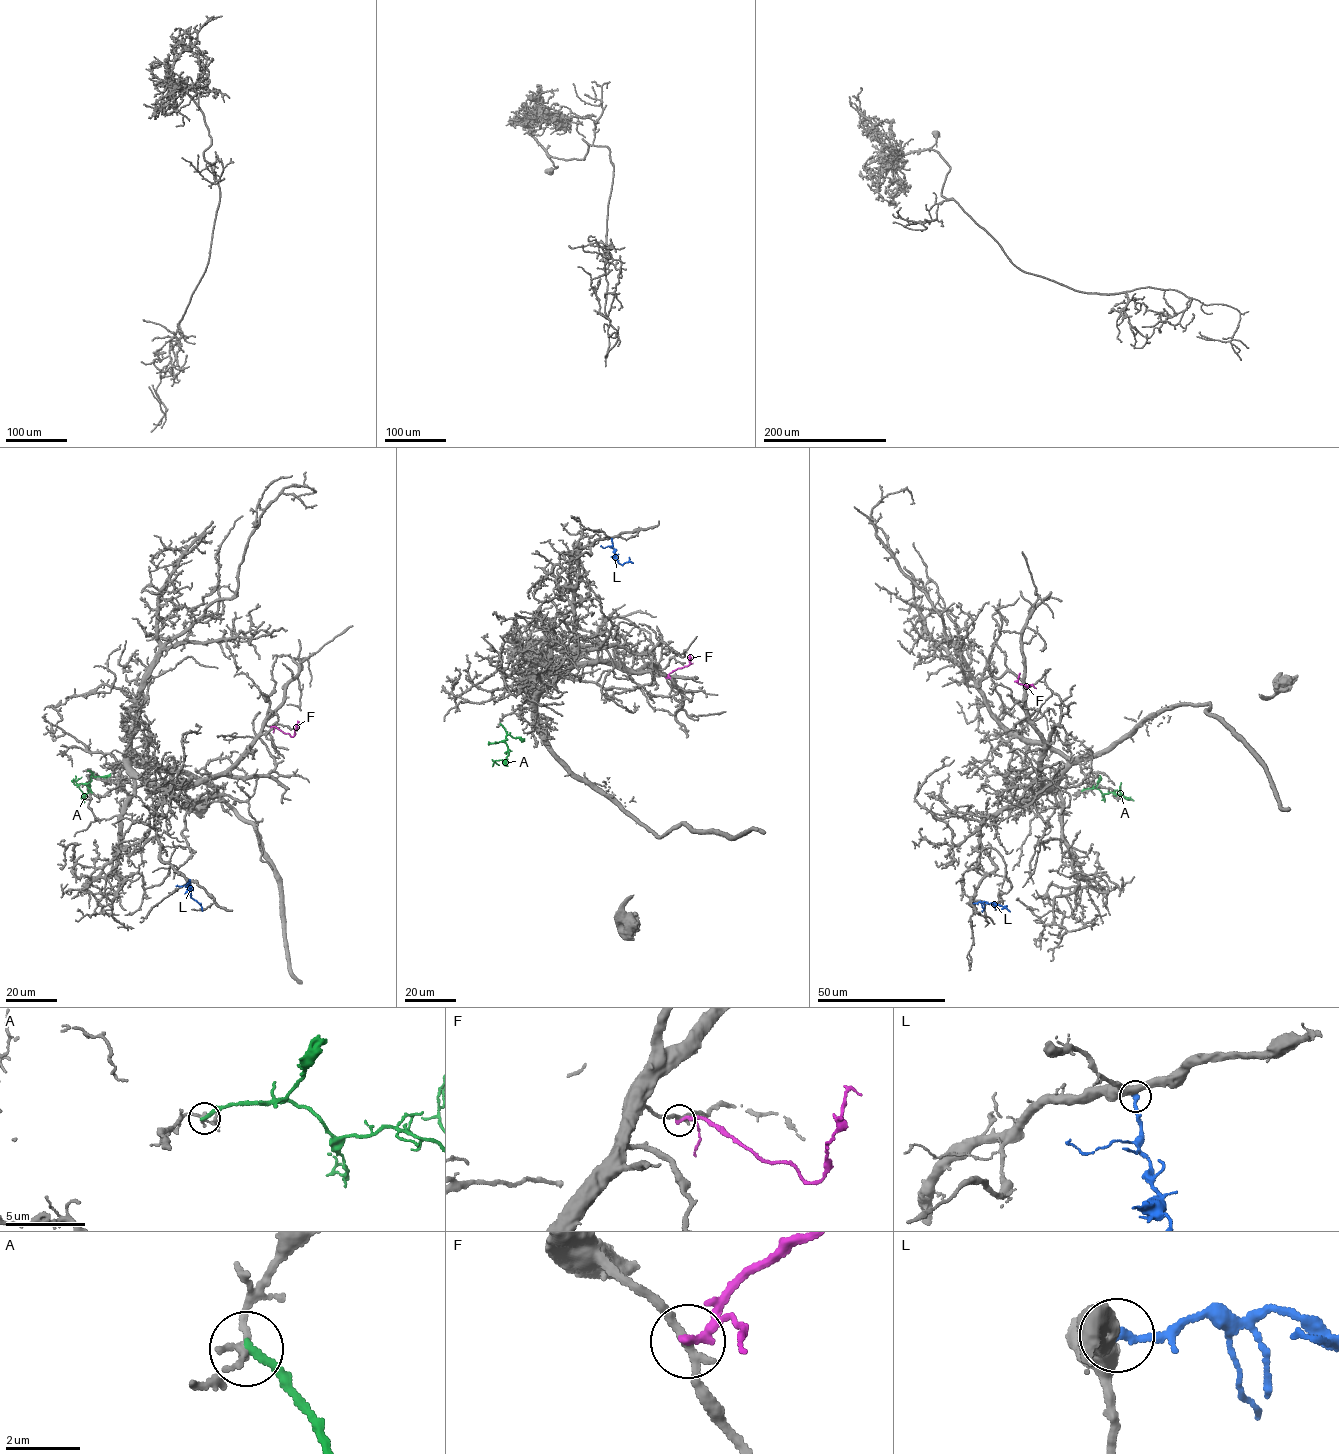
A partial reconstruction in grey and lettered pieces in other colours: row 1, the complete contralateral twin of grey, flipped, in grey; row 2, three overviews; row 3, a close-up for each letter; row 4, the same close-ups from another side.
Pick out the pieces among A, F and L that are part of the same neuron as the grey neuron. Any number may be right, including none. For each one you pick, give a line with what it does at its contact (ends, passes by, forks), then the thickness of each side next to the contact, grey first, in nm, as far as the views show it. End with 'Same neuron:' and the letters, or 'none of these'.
Same neuron: none of these

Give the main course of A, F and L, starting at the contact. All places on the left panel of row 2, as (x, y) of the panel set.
A: (87, 770), (92, 775), (89, 791), (84, 795), (76, 782), (82, 777)
F: (270, 727), (292, 736), (297, 722), (300, 723)
L: (189, 880), (191, 897), (202, 911)

